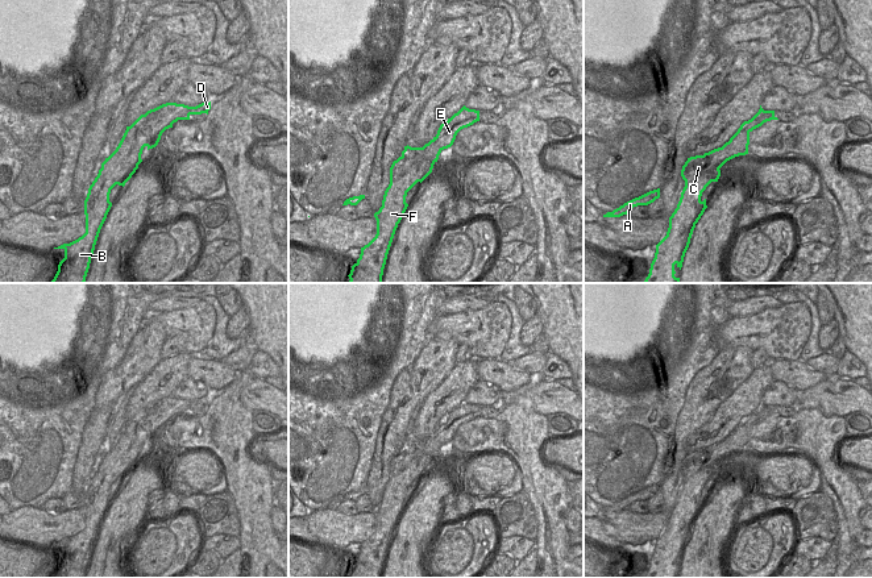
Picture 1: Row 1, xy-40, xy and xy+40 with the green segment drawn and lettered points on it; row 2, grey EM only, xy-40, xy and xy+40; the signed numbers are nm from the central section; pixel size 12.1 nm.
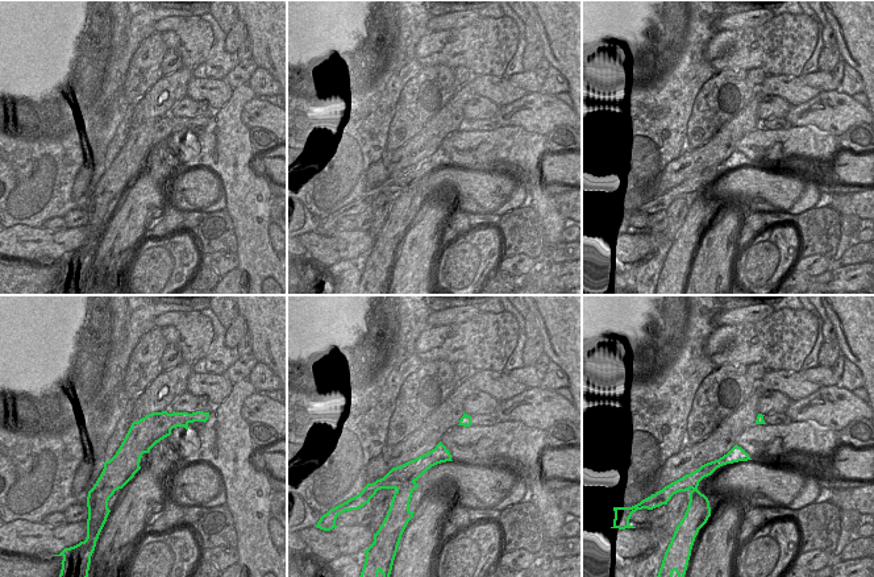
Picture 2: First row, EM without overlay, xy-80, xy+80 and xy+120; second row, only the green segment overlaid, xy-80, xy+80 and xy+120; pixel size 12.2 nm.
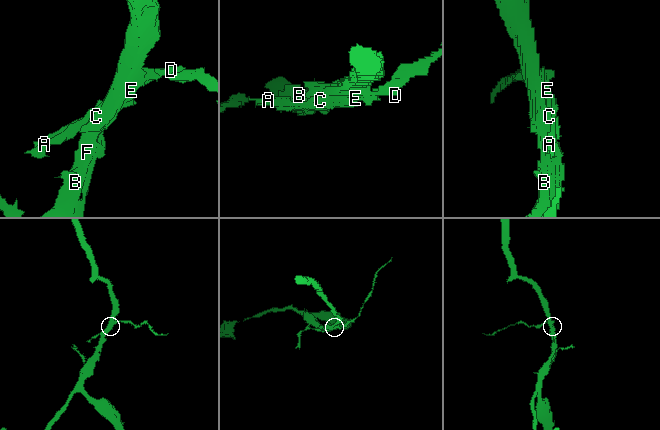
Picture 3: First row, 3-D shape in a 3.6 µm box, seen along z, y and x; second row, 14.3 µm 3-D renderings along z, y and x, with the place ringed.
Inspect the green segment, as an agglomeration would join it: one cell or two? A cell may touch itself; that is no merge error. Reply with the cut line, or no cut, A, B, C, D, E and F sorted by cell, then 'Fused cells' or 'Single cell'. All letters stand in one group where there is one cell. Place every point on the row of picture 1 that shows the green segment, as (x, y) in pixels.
No split. Groups: A B C D E F. Single cell

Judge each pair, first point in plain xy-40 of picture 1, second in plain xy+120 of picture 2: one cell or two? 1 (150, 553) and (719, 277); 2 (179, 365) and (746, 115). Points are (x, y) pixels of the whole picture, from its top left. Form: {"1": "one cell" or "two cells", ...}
{"1": "two cells", "2": "one cell"}

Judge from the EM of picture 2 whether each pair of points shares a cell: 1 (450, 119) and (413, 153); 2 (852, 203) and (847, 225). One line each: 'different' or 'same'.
1: same
2: different

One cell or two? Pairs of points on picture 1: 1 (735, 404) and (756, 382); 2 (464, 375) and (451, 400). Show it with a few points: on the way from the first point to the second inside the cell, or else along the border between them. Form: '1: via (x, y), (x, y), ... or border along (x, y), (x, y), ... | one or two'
1: via (740, 399), (752, 387) | one
2: via (459, 382), (452, 394) | one

